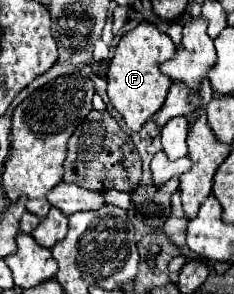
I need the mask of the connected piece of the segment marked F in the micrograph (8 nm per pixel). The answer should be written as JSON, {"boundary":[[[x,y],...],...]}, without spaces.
{"boundary":[[[141,21],[133,31],[121,37],[107,73],[107,81],[109,81],[107,95],[131,131],[139,131],[141,125],[161,109],[171,79],[159,71],[159,65],[171,59],[173,53],[175,53],[175,45],[169,39],[169,35],[161,33],[149,21]]]}

